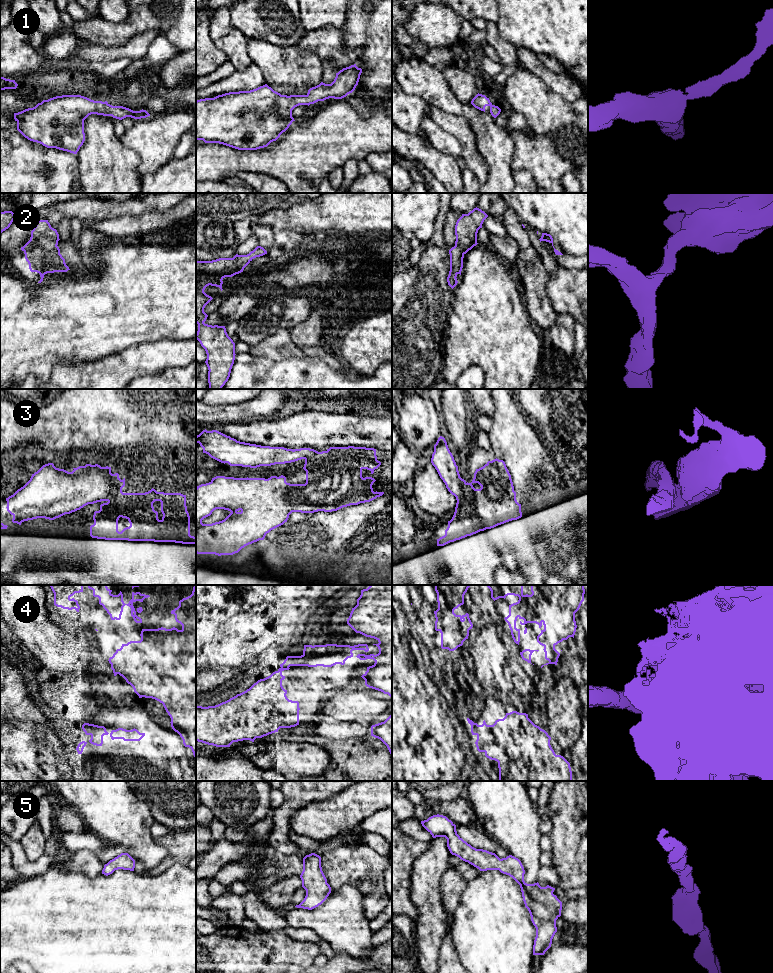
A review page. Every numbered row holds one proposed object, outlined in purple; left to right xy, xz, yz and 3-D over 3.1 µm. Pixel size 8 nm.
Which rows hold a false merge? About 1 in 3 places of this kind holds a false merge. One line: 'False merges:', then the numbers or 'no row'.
False merges: 3, 4

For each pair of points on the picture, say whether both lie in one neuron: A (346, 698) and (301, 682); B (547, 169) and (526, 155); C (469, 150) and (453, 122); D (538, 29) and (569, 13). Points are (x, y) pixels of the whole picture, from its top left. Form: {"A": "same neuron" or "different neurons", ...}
{"A": "different neurons", "B": "same neuron", "C": "same neuron", "D": "same neuron"}

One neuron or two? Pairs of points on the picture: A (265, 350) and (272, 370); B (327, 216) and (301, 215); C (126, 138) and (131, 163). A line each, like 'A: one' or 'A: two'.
A: two
B: one
C: two

